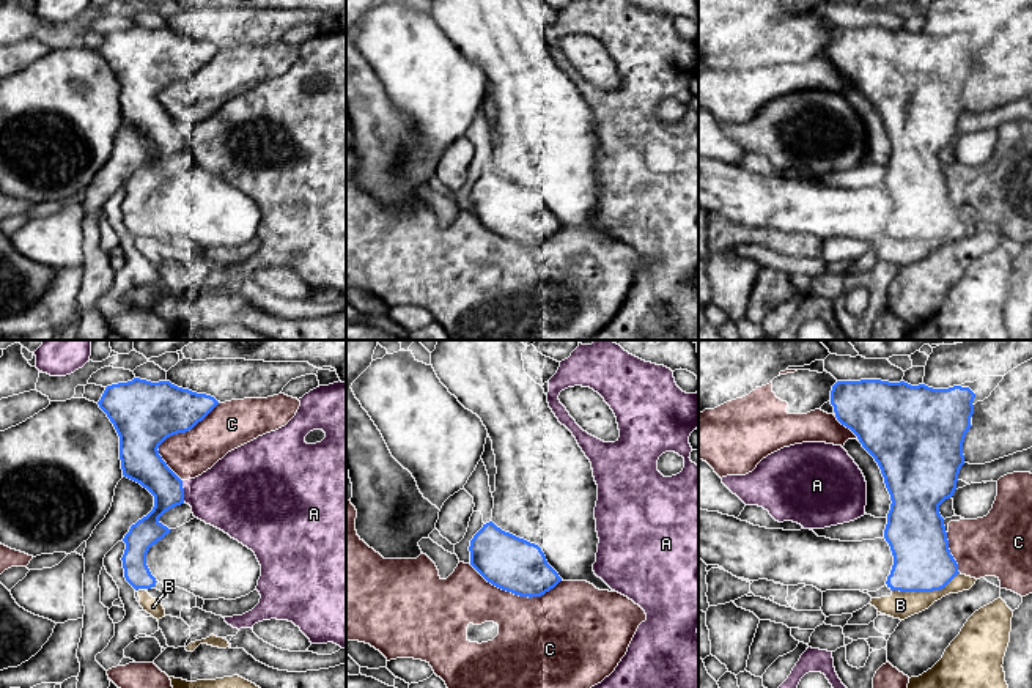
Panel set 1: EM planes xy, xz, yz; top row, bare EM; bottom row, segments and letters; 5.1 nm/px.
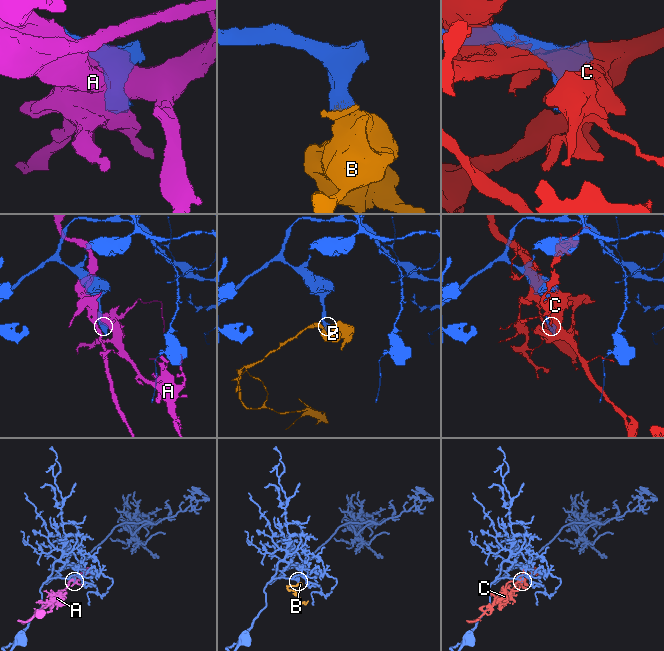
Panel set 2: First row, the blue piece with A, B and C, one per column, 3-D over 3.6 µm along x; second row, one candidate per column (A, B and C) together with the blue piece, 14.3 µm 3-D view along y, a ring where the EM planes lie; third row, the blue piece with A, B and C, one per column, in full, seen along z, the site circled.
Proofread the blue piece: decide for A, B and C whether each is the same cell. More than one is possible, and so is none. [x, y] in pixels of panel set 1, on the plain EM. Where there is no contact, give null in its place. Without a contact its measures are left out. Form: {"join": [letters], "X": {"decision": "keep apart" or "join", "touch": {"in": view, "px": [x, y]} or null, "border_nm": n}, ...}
{"join": ["B"], "A": {"decision": "keep apart", "touch": {"in": "xy", "px": [183, 139]}, "border_nm": 110}, "B": {"decision": "join", "touch": {"in": "yz", "px": [925, 238]}, "border_nm": 360}, "C": {"decision": "keep apart", "touch": {"in": "xy", "px": [172, 82]}, "border_nm": 440}}

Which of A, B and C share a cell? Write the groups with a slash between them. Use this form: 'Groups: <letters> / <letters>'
Groups: A / B / C

